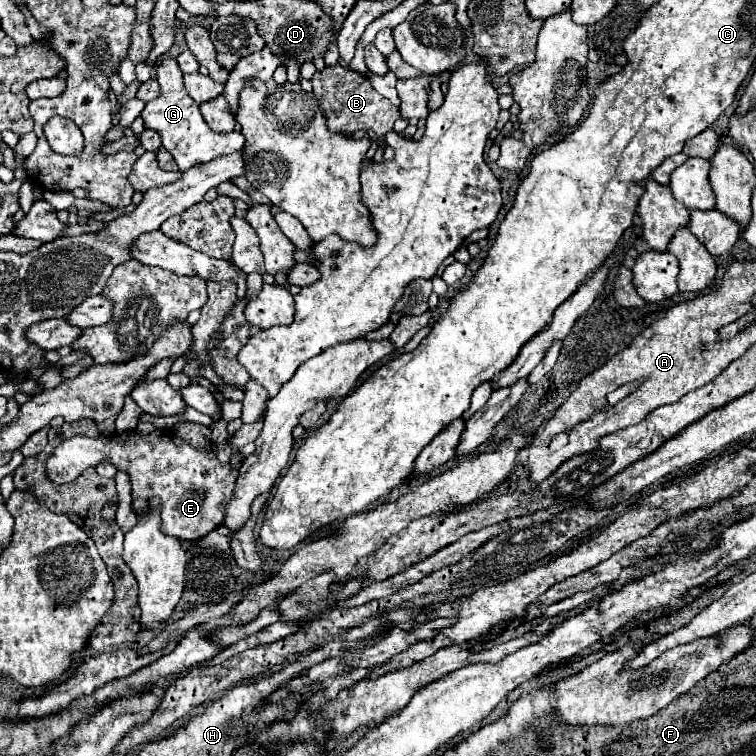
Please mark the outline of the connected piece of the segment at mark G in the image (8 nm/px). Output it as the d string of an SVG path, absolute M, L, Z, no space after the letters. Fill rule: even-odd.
M167 57L157 67L157 81L161 85L161 93L157 99L149 101L141 113L145 121L145 129L153 129L161 135L161 145L173 155L175 163L179 165L179 171L187 171L189 167L197 163L207 163L215 157L231 155L243 149L245 139L239 131L229 133L215 133L207 127L199 105L187 95L183 87L183 73L179 71L179 65L175 59Z

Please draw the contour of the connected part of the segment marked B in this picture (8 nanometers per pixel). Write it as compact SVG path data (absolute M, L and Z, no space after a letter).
M335 65L317 71L311 79L313 93L321 97L321 109L327 113L327 127L337 133L355 133L355 131L373 131L379 139L393 129L393 123L399 117L399 109L391 105L383 95L379 95L367 75L361 75L353 69Z

